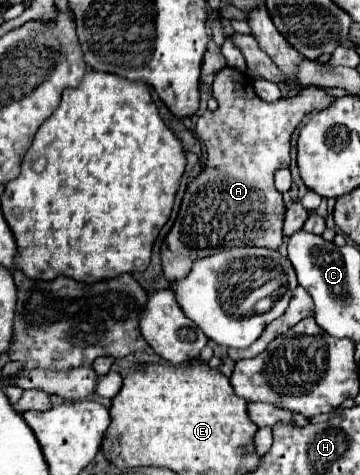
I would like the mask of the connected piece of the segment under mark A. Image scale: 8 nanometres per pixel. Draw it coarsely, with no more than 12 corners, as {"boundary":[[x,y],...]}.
{"boundary":[[236,68],[196,134],[206,168],[162,242],[172,282],[238,246],[280,248],[274,174],[290,136],[336,98],[266,102]]}

